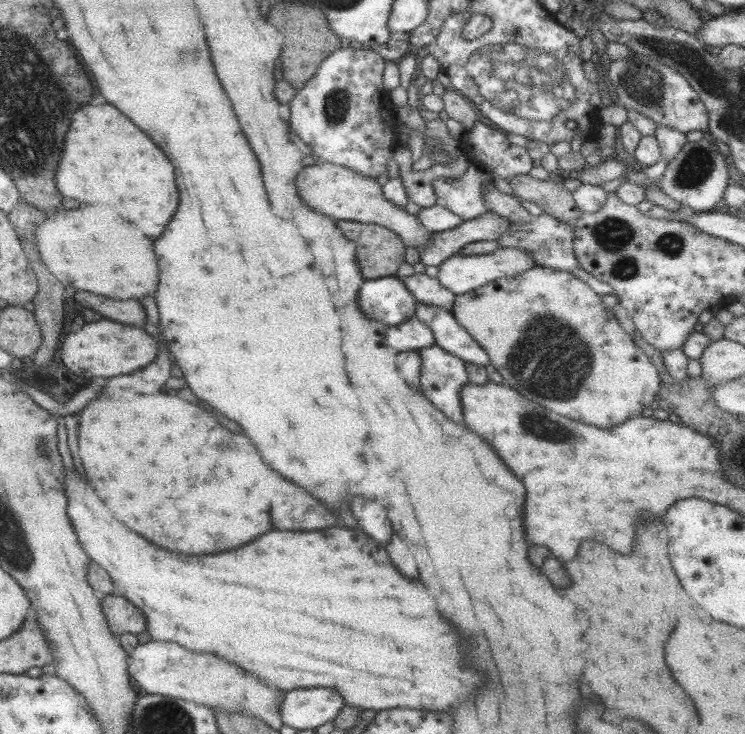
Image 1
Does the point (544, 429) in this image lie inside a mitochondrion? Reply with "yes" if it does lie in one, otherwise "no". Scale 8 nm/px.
yes

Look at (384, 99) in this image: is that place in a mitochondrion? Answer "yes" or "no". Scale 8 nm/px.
no

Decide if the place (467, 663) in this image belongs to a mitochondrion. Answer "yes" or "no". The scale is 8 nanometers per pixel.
no

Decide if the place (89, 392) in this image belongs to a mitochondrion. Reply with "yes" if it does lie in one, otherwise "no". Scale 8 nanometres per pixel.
no

